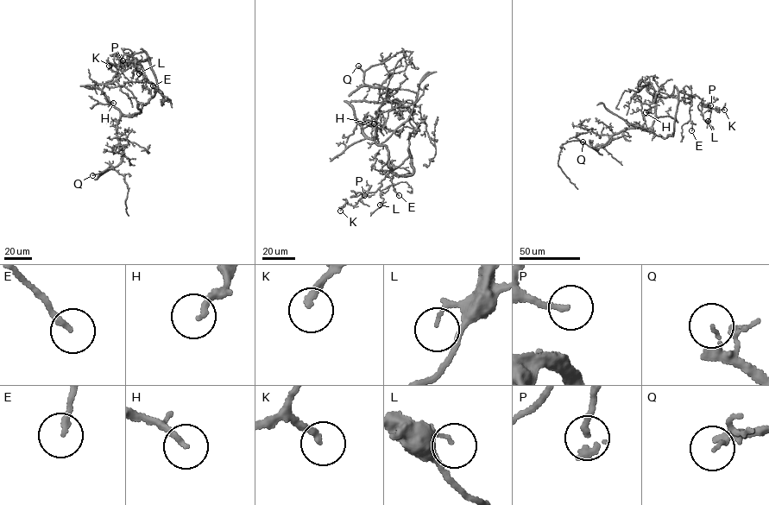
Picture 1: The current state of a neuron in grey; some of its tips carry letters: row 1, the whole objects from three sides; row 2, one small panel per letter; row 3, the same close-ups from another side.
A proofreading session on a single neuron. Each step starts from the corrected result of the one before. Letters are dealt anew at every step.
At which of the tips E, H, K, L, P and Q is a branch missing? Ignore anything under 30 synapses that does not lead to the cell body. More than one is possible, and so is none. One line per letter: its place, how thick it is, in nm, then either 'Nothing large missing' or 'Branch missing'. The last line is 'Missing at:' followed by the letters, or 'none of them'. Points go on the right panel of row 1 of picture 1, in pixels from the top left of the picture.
E: Place: (691, 130). Thickness 190 nm. Branch missing
H: Place: (646, 112). Thickness 170 nm. Nothing large missing
K: Place: (724, 110). Thickness 200 nm. Branch missing
L: Place: (708, 121). Thickness 120 nm. Nothing large missing
P: Place: (710, 105). Thickness 170 nm. Nothing large missing
Q: Place: (583, 142). Thickness 90 nm. Branch missing
Missing at: E, K, Q

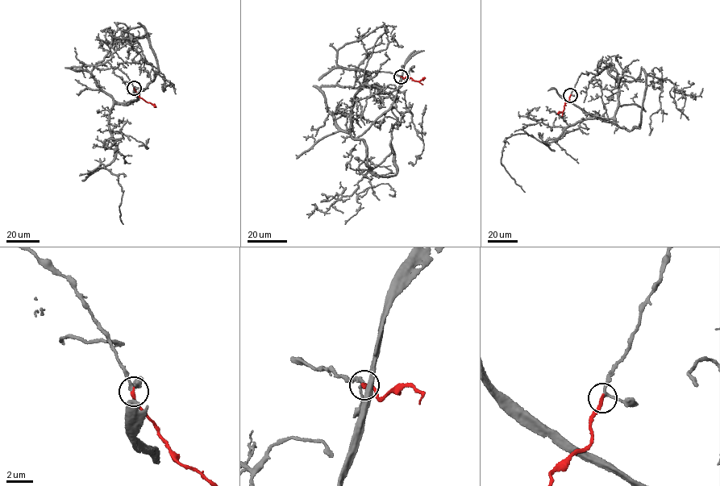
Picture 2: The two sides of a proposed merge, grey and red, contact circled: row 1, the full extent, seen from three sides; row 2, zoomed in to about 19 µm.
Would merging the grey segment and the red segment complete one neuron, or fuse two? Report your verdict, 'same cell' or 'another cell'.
same cell

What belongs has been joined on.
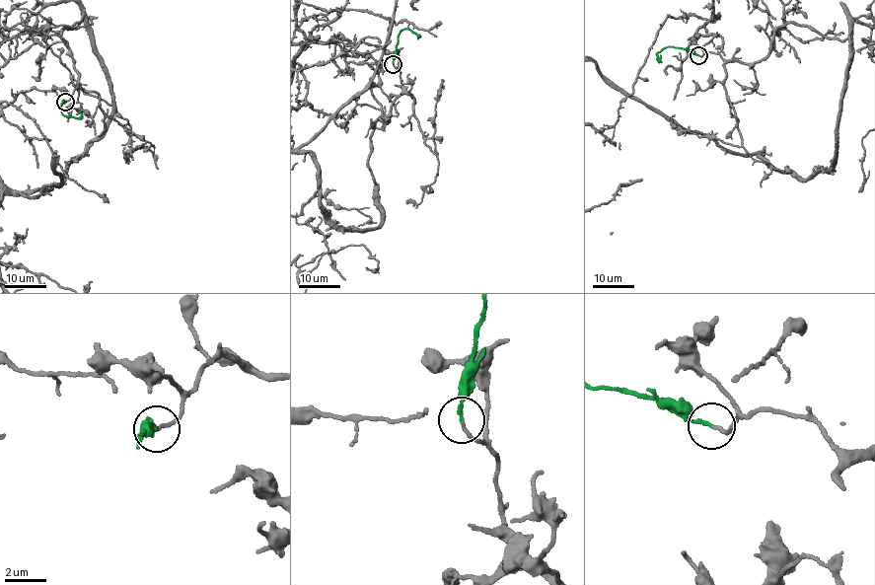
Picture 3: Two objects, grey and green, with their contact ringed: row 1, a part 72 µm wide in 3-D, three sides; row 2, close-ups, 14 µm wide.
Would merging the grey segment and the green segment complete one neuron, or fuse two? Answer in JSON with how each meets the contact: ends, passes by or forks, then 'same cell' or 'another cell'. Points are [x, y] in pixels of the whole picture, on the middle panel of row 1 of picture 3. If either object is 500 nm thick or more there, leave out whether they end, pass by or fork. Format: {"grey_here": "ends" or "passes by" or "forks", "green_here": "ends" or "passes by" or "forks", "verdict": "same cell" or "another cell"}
{"grey_here": "ends", "green_here": "ends", "verdict": "same cell"}

